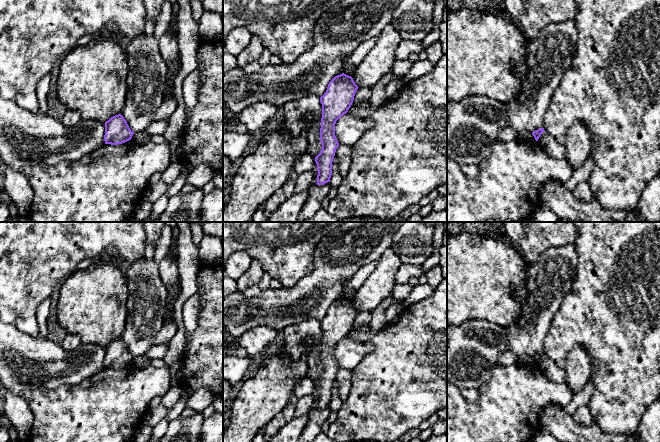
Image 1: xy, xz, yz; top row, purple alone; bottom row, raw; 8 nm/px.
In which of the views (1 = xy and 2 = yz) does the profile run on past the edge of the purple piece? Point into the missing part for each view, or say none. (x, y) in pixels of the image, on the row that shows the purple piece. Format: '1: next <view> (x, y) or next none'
1: next none
2: next none

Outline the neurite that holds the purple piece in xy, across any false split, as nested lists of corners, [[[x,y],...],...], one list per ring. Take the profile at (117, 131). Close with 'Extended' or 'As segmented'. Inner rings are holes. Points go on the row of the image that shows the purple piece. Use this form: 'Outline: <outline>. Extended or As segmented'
Outline: [[[121,114],[111,117],[105,122],[105,144],[118,145],[131,140],[134,132],[129,128]]]. As segmented

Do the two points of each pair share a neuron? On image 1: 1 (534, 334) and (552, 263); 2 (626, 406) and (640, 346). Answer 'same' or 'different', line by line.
1: same
2: same

